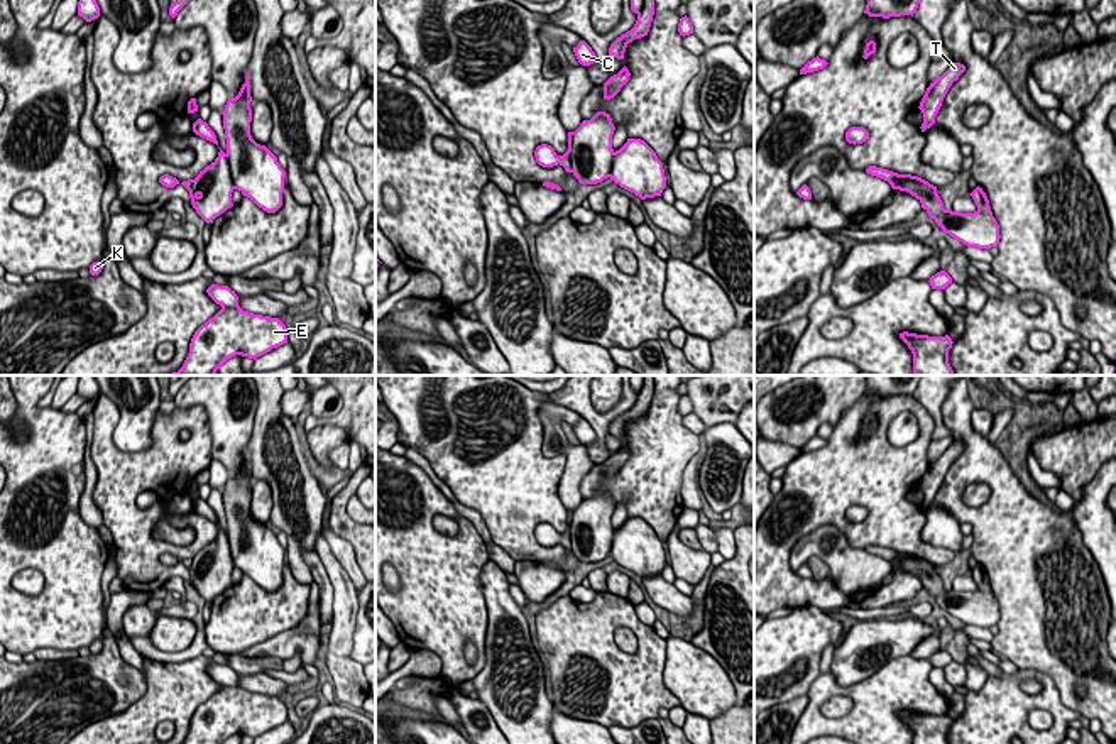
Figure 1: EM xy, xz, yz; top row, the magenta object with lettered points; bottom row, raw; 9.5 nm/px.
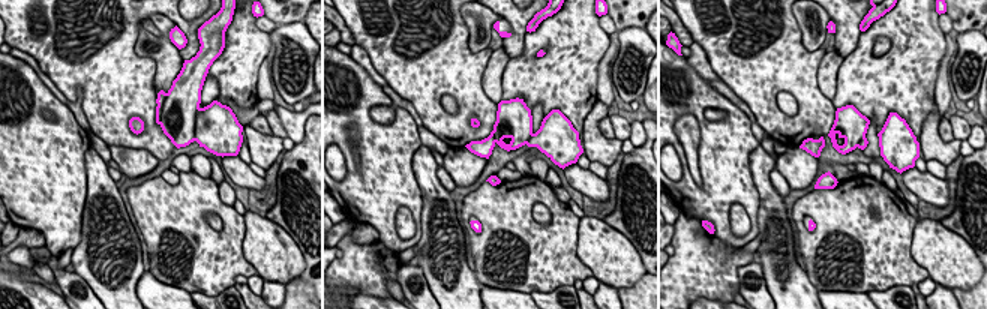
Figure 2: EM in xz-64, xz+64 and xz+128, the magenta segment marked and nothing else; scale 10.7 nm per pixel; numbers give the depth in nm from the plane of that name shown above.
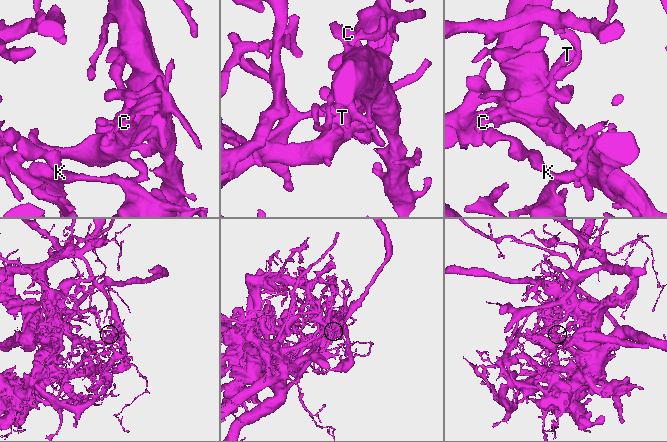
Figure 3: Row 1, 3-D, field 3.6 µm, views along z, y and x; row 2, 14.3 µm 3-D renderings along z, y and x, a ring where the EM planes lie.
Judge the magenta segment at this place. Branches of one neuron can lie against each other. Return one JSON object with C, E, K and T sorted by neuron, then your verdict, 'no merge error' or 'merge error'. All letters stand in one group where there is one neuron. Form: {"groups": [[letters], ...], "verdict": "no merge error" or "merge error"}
{"groups": [["C"], ["E", "K", "T"]], "verdict": "merge error"}

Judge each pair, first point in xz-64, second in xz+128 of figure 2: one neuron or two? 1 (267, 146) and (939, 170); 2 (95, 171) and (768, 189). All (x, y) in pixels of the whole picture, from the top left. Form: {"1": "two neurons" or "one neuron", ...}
{"1": "two neurons", "2": "one neuron"}

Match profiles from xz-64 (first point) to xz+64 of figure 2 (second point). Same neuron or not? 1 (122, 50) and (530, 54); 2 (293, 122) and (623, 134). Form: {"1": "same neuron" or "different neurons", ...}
{"1": "different neurons", "2": "different neurons"}

